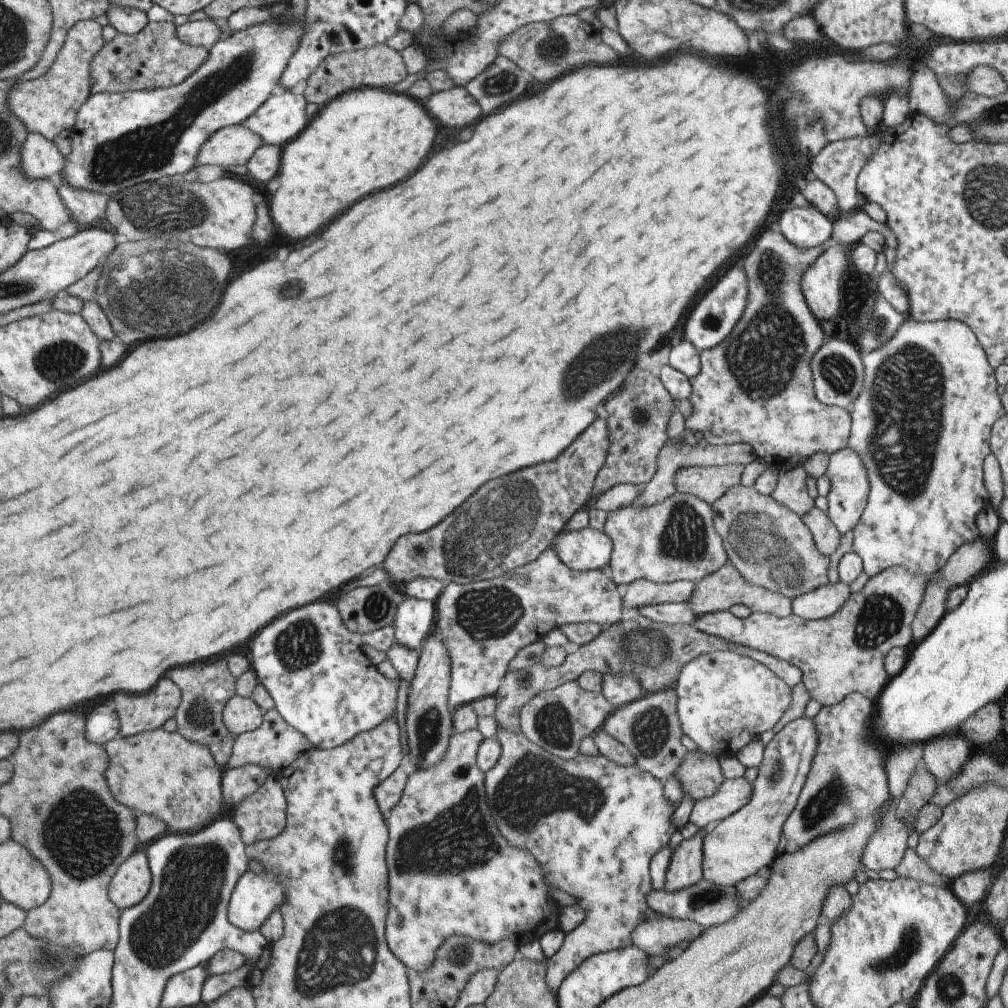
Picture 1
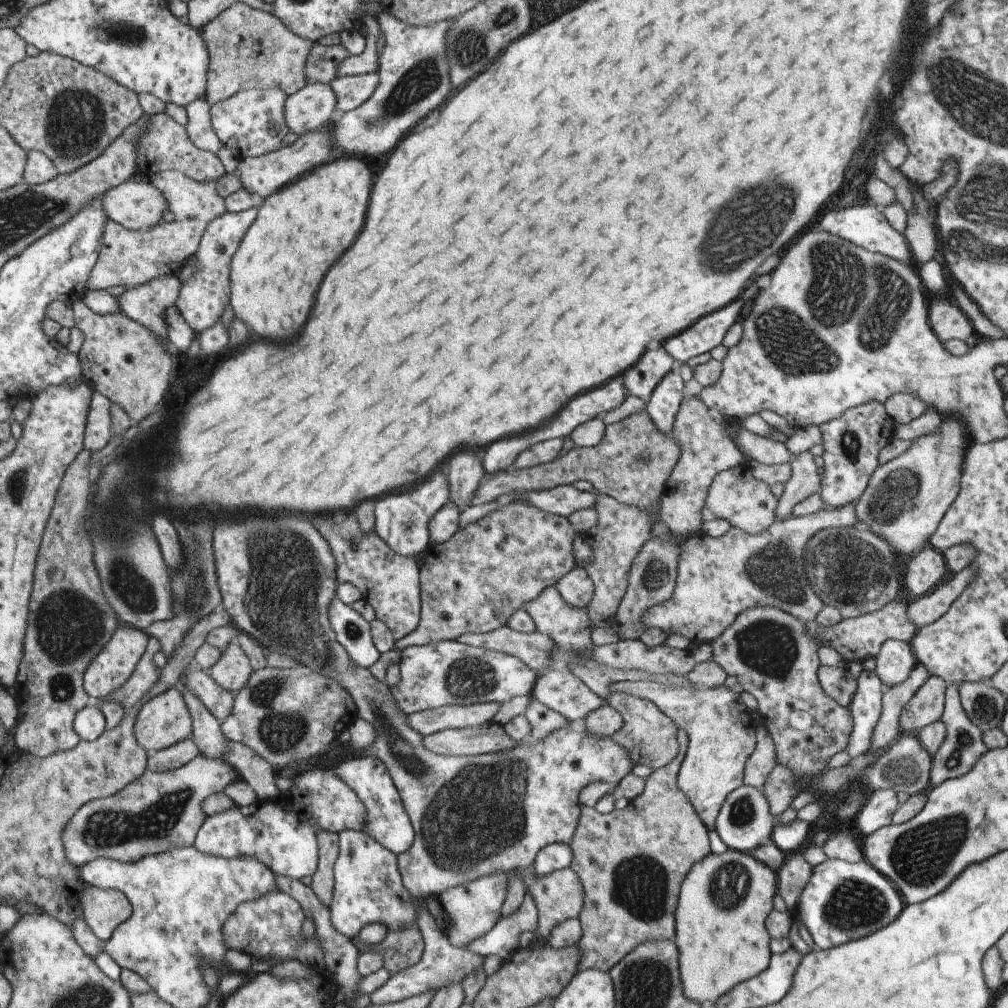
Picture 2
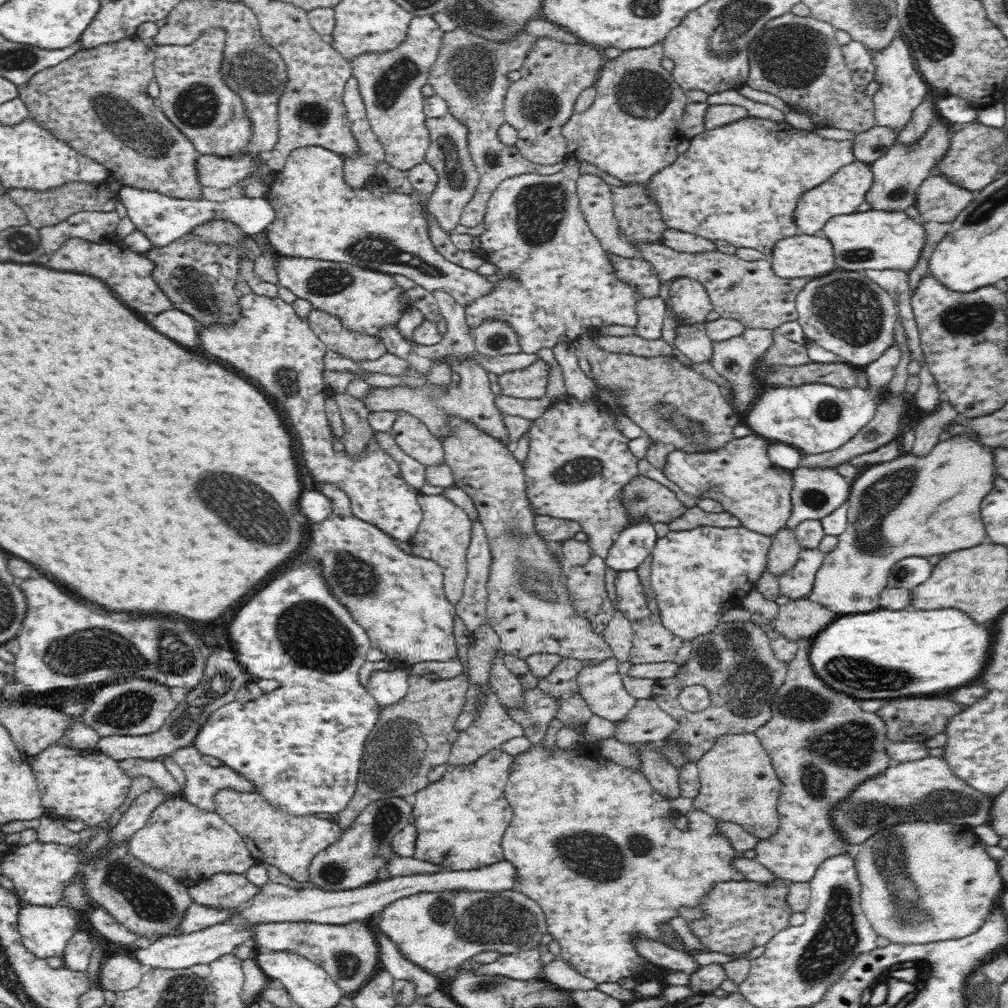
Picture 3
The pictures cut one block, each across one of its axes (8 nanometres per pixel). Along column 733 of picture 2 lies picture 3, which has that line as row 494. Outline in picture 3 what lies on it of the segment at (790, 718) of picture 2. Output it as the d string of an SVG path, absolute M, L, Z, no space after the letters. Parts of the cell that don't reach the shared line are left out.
M643 475L635 476L622 488L620 503L628 515L628 527L641 522L668 525L689 510L668 486Z

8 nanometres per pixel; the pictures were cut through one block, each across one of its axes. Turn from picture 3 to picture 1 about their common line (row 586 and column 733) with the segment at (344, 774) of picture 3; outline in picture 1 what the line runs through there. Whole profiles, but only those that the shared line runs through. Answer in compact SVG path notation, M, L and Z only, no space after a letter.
M731 266L719 280L695 302L683 324L683 340L690 342L699 352L719 344L739 320L747 300L748 282L739 266Z

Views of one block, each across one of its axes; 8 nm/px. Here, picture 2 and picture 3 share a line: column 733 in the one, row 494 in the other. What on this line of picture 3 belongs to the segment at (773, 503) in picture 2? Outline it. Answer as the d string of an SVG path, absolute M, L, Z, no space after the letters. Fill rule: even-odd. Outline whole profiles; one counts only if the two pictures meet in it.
M446 415L445 425L449 433L441 438L441 445L445 454L445 462L454 471L454 478L458 489L464 490L466 495L470 496L473 501L474 507L478 512L478 520L482 524L485 530L487 539L489 540L492 562L489 566L489 575L487 580L488 591L488 603L487 603L487 616L489 623L493 627L493 630L498 633L500 644L499 648L504 653L508 653L514 656L526 658L536 653L550 653L561 656L562 659L576 659L581 660L586 667L598 666L602 664L604 660L608 658L615 658L614 651L610 648L610 644L606 642L606 639L600 634L574 634L574 628L572 626L588 626L588 620L578 615L576 607L574 607L574 601L570 597L570 591L566 584L562 583L562 572L566 566L565 562L562 562L554 550L549 550L548 541L542 539L538 535L535 526L536 515L533 513L532 506L527 496L527 485L524 470L518 459L513 455L511 448L504 444L504 441L500 441L498 437L490 435L490 433L480 429L476 423L468 421L458 415ZM512 530L520 530L522 536L512 536ZM524 536L536 536L536 546L534 548L526 548L522 546L520 548L520 540ZM520 562L534 562L534 566L542 568L544 572L552 574L554 578L554 590L556 594L560 596L560 600L556 604L550 604L550 602L542 602L538 598L532 598L532 594L524 592L514 574L516 574L516 566ZM562 618L562 620L560 620ZM560 620L560 622L558 622ZM572 628L572 634L568 634Z

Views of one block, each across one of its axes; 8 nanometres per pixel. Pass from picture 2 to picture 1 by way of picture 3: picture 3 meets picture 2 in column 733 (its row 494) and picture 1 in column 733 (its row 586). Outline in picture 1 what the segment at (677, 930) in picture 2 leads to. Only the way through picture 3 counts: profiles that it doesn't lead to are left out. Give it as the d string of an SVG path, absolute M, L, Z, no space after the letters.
M799 717L774 733L764 746L749 800L704 834L701 859L703 879L713 886L733 887L739 881L759 873L761 869L769 868L779 855L775 844L781 835L781 825L795 806L817 743L818 731L812 719Z

